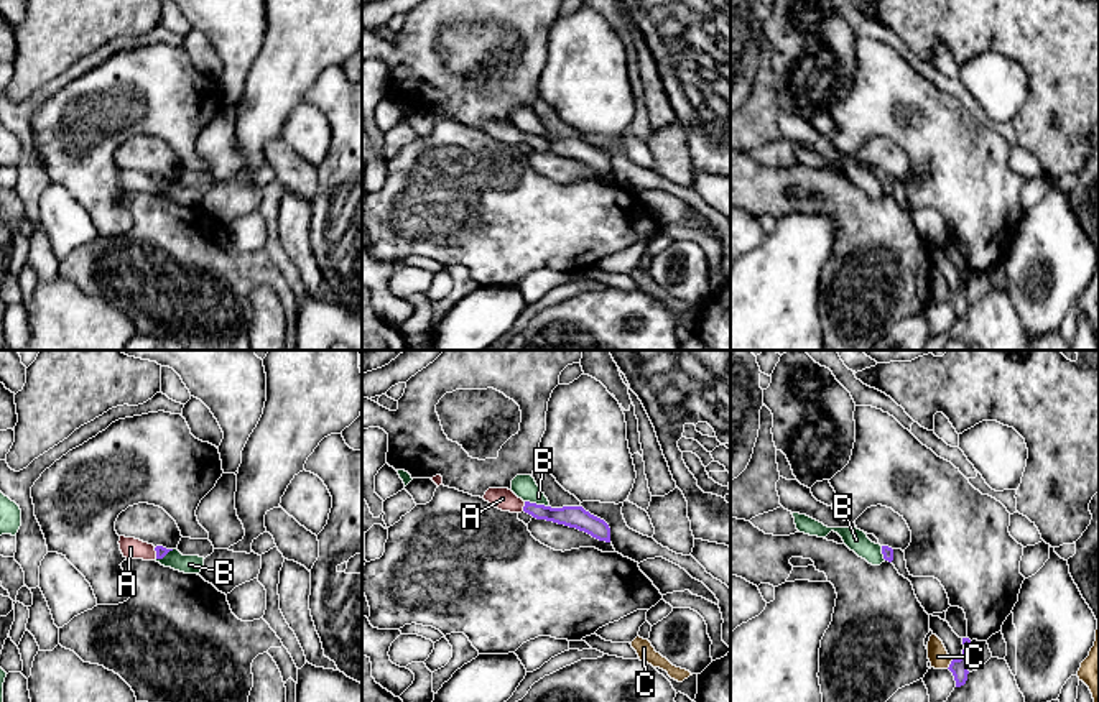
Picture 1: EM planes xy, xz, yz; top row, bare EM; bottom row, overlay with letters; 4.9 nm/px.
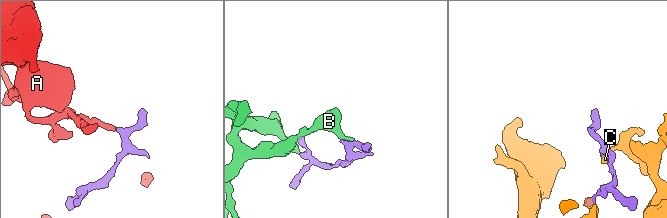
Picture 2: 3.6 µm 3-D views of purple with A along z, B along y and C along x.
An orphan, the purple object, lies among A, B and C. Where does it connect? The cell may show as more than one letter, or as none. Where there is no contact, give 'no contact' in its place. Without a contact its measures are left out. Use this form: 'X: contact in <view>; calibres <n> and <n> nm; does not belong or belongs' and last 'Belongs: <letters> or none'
A: contact in xz; calibres 110 and 110 nm; belongs
B: contact in xz; calibres 110 and 120 nm; does not belong
C: contact in yz; calibres 80 and 100 nm; does not belong
Belongs: A

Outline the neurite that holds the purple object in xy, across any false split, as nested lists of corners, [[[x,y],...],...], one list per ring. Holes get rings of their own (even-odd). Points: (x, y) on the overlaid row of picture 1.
[[[120,536],[118,544],[123,557],[127,559],[155,561],[155,559],[163,559],[169,551],[173,551],[163,546],[155,547],[153,544],[143,543],[135,538],[125,538],[125,536]]]

